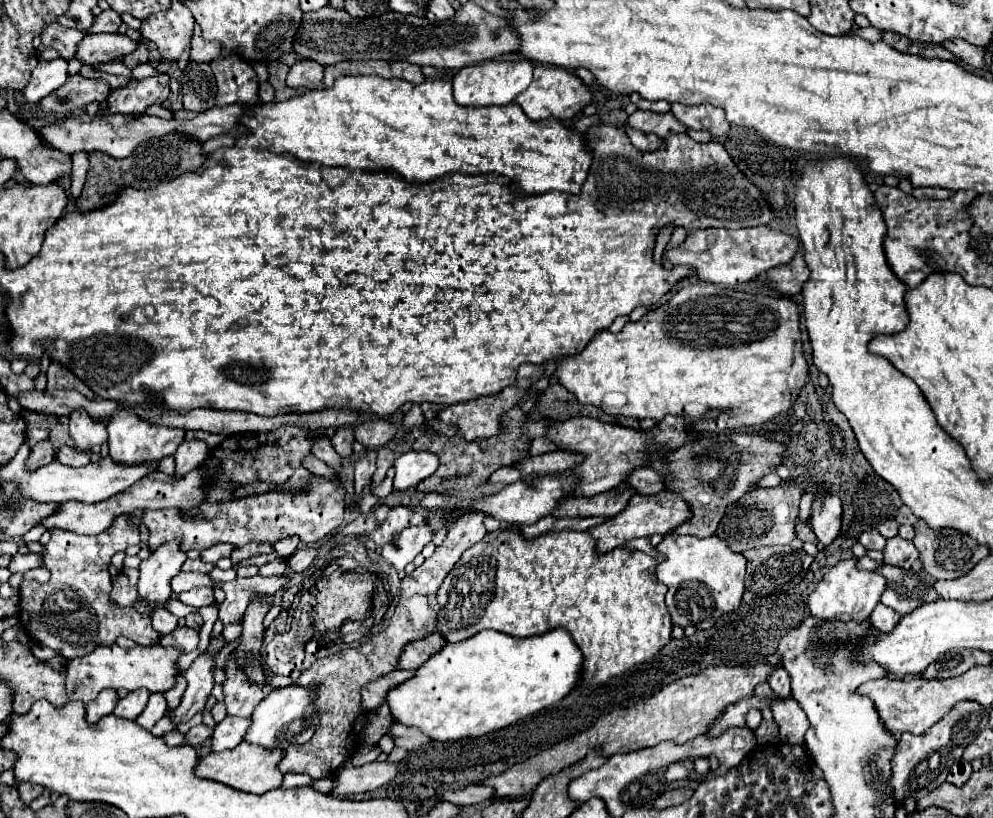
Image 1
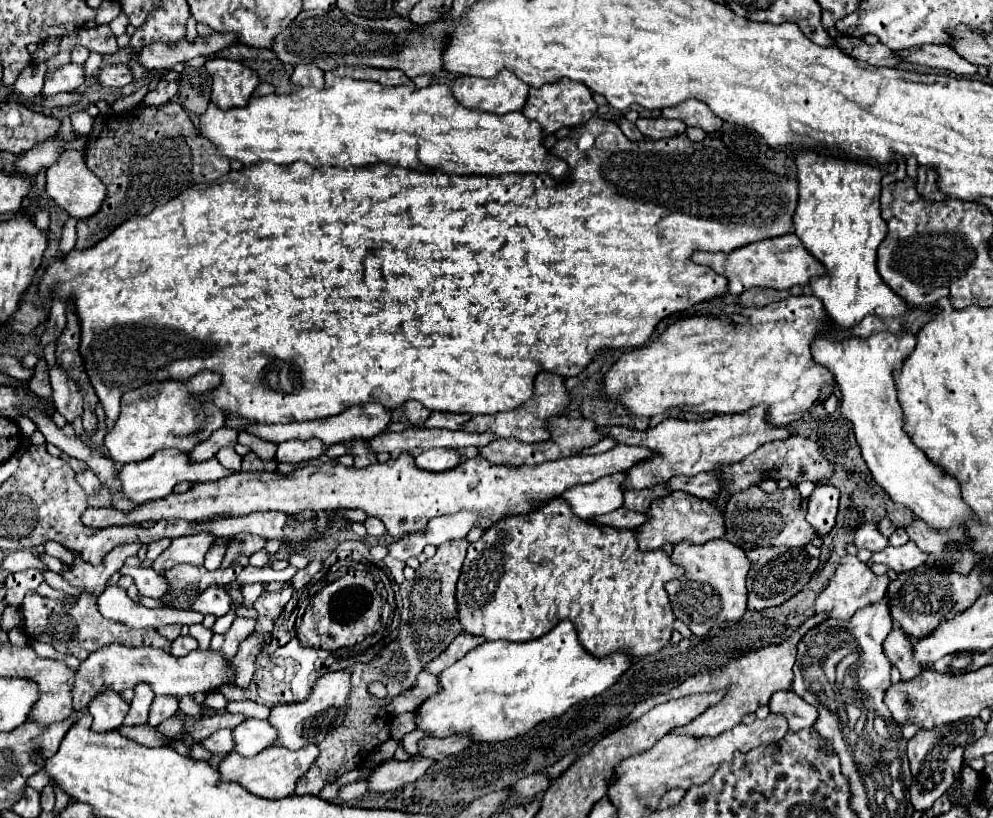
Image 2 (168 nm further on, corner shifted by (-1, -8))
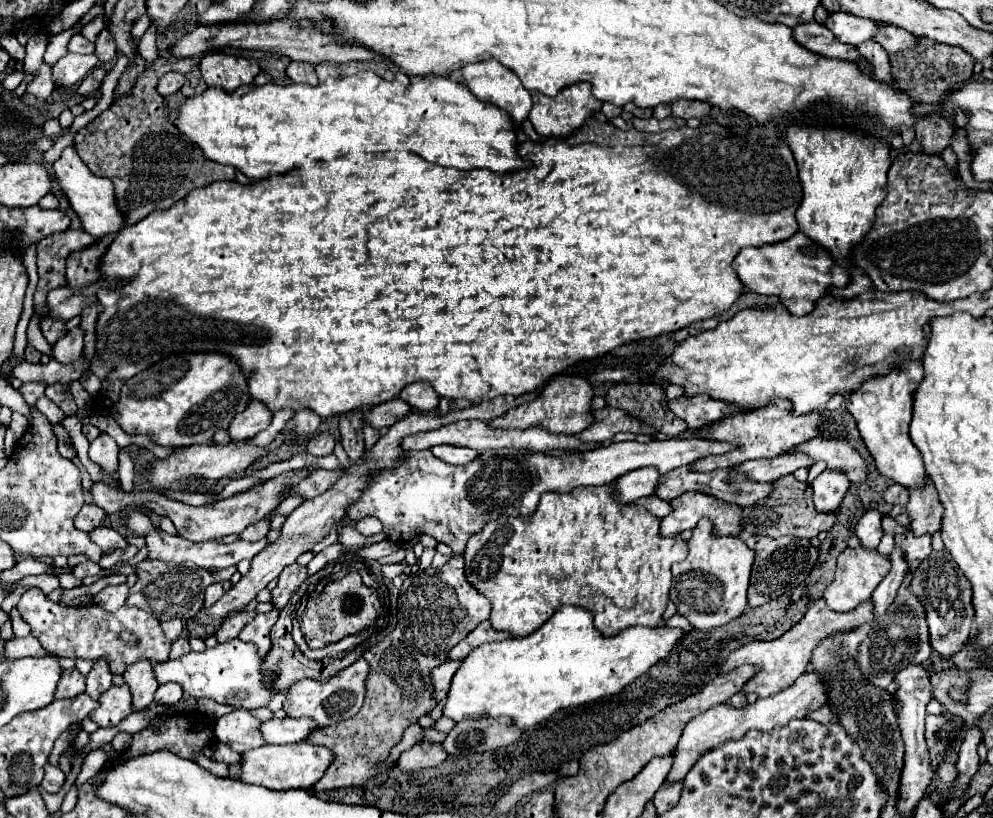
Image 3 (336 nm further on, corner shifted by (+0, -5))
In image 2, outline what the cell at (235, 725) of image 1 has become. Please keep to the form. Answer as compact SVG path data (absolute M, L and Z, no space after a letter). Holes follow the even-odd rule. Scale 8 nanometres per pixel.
M246 719L234 729L234 739L236 739L236 747L234 747L236 753L244 757L254 757L260 751L272 747L278 735L276 735L276 729L268 721Z

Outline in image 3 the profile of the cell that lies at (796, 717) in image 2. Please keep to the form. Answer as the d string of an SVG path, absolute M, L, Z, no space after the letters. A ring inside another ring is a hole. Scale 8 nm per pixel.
M821 706L821 708L817 708L817 710L811 710L811 712L807 714L807 718L809 718L809 720L815 720L815 722L821 722L821 724L837 722L835 712L831 712L829 706Z

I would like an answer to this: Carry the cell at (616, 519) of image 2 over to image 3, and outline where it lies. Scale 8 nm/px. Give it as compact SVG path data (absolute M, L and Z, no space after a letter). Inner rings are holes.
M647 496L647 498L643 498L643 500L637 500L635 504L639 504L639 506L643 506L645 510L649 510L653 516L657 516L657 518L665 518L669 512L671 512L671 506L667 504L667 502L663 502L663 500L659 500L657 496Z

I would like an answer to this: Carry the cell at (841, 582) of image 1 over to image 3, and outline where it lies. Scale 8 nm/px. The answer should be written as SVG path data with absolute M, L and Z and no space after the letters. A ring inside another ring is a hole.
M863 546L859 548L845 548L839 558L837 558L837 572L835 572L835 580L825 588L825 602L831 610L835 612L851 612L855 610L861 602L871 598L873 588L877 588L877 584L887 576L889 572L889 560L885 556L881 556L877 550L867 550Z

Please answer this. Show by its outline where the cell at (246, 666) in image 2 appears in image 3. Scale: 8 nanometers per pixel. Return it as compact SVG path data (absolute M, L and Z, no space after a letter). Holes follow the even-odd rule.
M267 612L267 614L257 614L253 622L249 622L241 632L239 632L239 640L243 642L253 642L257 646L257 652L259 656L263 658L269 648L271 648L271 640L269 640L269 632L273 628L273 624L277 622L277 616L279 612Z

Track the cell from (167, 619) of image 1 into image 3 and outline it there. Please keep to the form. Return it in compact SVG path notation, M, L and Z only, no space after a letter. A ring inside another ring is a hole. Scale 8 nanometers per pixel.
M167 620L167 622L161 624L161 628L163 628L163 632L165 632L165 636L167 636L169 640L175 640L177 636L181 636L183 626L185 626L185 624L183 624L181 620Z

